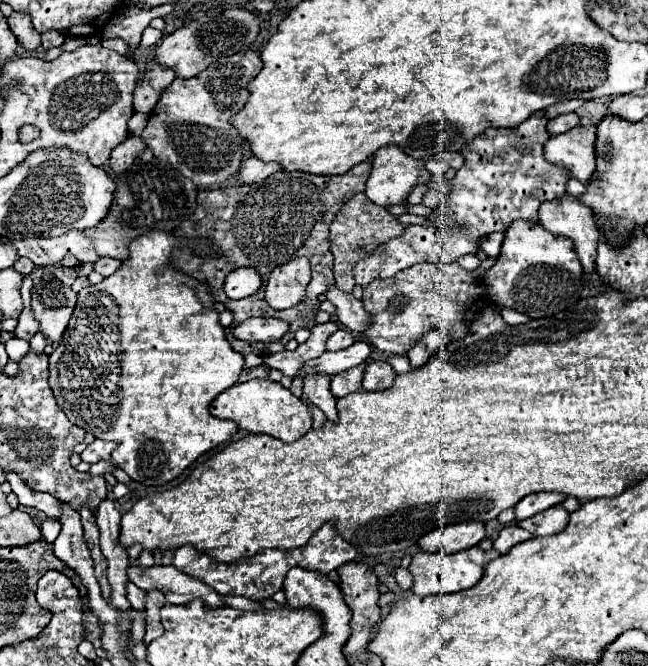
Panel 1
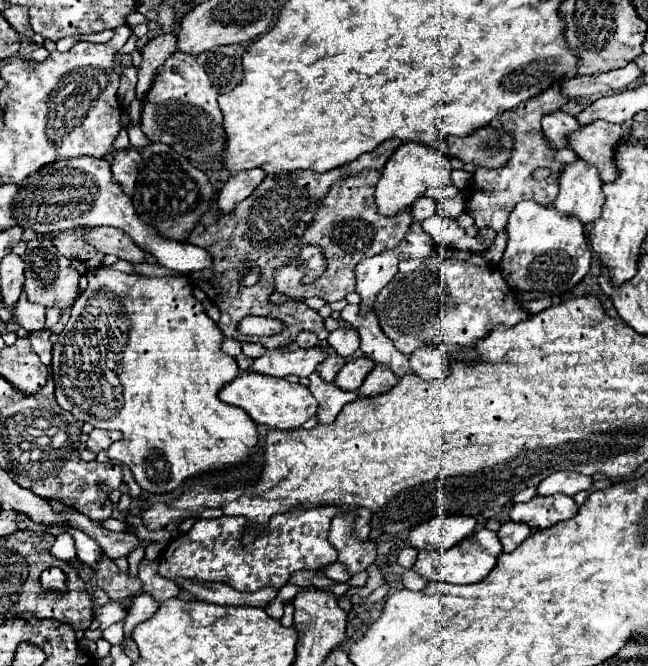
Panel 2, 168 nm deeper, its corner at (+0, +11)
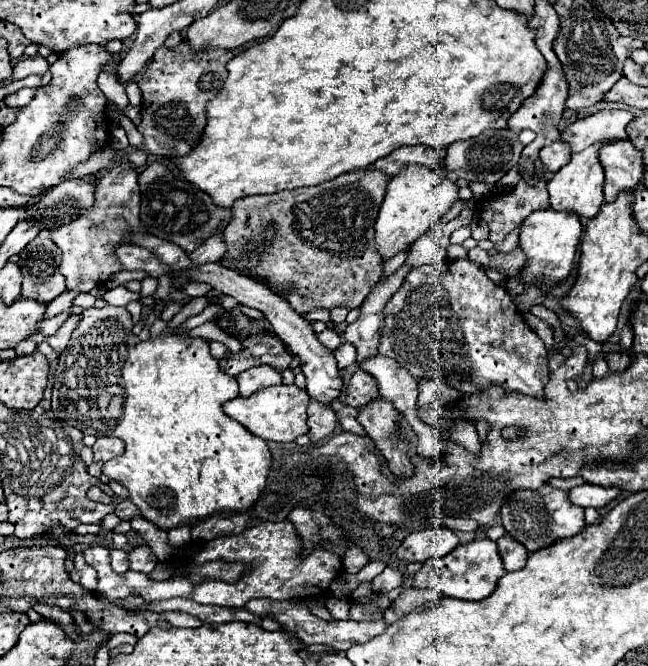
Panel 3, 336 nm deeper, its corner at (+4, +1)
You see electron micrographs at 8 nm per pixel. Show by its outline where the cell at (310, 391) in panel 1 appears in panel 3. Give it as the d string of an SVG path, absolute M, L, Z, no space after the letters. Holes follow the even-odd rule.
M314 398L308 404L308 436L312 440L312 444L320 442L322 438L330 436L332 430L336 428L338 418L334 414L334 410L330 406L322 406L320 402L316 402Z

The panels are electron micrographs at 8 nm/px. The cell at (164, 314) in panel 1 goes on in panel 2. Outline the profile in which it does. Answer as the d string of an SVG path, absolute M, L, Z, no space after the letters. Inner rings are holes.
M100 268L94 276L88 276L88 288L74 302L72 314L70 314L64 330L58 334L58 342L54 344L54 350L52 350L52 378L56 384L56 402L60 404L60 408L70 412L74 418L78 418L82 422L90 422L94 428L120 430L124 434L124 440L114 442L108 448L108 458L126 464L132 470L138 486L144 492L150 492L150 494L174 492L188 478L222 472L230 466L238 466L238 464L246 462L252 454L256 454L256 444L258 444L256 422L242 408L230 406L218 398L220 388L224 384L232 382L240 372L236 360L220 350L222 338L224 336L222 336L220 328L216 326L216 322L212 322L208 318L202 304L192 296L192 290L190 290L186 278L146 278L146 276L138 276L138 274L130 276L130 274L112 270L112 268Z

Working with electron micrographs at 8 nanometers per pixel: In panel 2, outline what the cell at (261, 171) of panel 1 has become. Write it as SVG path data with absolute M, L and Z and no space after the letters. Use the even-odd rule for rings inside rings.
M260 168L230 176L230 180L226 182L226 186L222 188L222 192L216 200L218 202L218 214L232 214L236 204L246 200L254 192L254 188L258 188L258 184L264 180L264 176L266 174Z

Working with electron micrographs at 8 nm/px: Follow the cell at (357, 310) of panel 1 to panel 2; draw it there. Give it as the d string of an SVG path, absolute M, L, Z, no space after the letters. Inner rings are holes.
M348 304L342 310L342 320L348 322L360 334L362 340L360 350L366 354L366 358L390 368L398 378L406 374L414 374L408 364L408 356L396 350L394 342L388 340L388 336L382 332L376 320L376 314L370 312L368 316L358 316L358 310L360 310L358 304Z

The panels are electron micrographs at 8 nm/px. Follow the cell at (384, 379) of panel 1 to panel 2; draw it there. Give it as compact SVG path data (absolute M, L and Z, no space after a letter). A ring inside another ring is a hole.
M378 364L378 366L370 372L370 376L364 380L364 384L360 386L358 396L380 396L380 394L392 390L396 384L398 384L398 378L396 378L390 370L382 368L382 366Z

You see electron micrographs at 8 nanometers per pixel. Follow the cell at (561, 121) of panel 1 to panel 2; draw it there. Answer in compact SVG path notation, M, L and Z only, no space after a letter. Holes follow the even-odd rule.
M558 110L552 112L550 116L542 118L542 136L546 140L546 144L550 148L562 150L568 146L568 134L576 132L580 126L576 122L576 118L572 118L570 114Z

